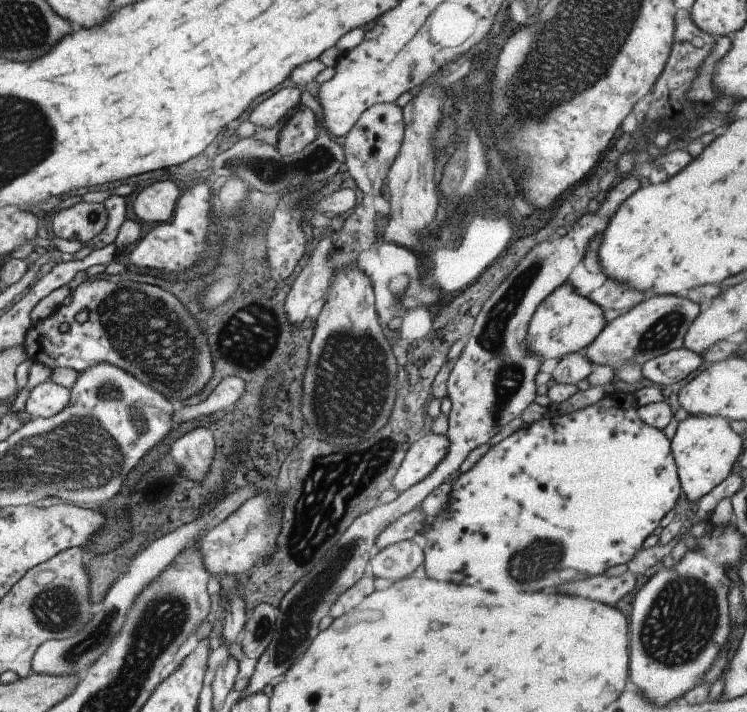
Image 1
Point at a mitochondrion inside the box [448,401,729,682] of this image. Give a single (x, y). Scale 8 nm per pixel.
(683, 617)

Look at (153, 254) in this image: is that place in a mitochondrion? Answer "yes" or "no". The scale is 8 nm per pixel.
no

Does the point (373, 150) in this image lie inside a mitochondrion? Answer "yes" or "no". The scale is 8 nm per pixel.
no

